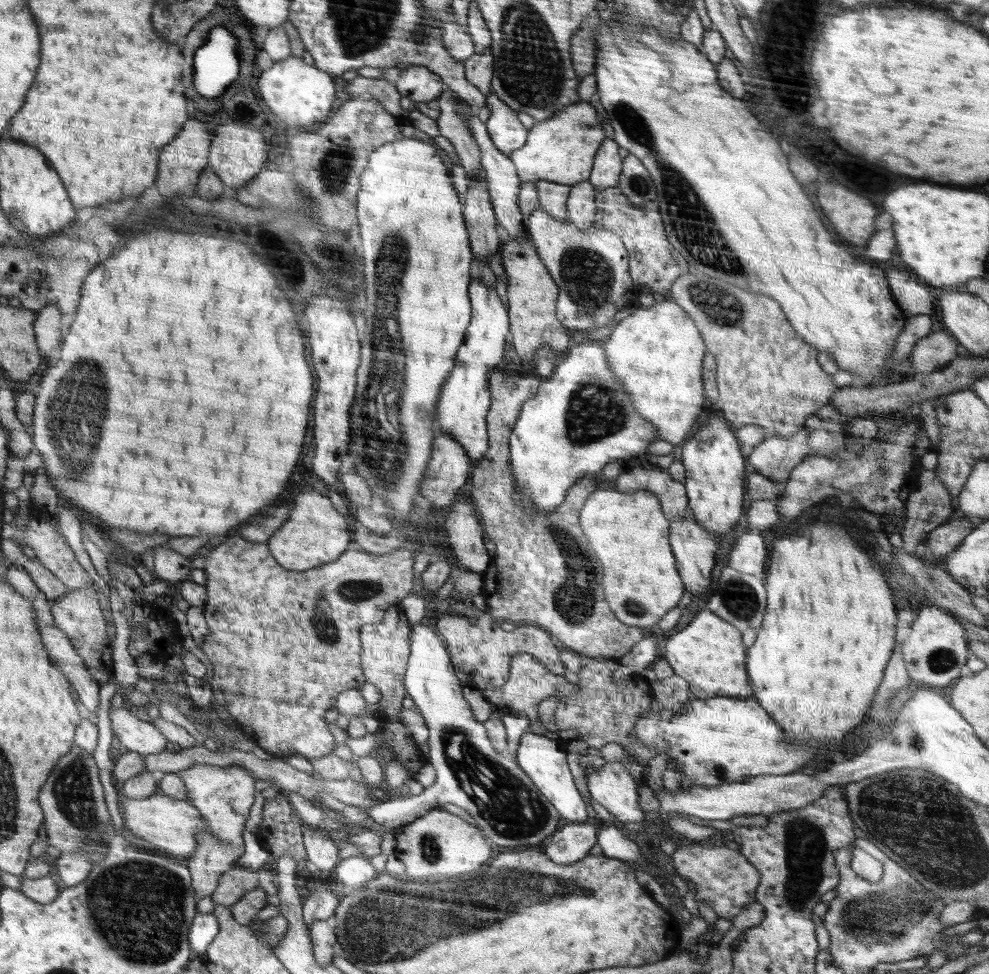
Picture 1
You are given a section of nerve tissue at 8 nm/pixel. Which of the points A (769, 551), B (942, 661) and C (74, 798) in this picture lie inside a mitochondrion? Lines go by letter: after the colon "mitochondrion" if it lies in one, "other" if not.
A: other
B: mitochondrion
C: mitochondrion

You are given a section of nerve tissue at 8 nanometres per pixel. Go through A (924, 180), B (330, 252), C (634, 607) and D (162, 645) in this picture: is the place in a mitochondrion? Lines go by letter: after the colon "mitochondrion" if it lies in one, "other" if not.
A: other
B: mitochondrion
C: mitochondrion
D: other

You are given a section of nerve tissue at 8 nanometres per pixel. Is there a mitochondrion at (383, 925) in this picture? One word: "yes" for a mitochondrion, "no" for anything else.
yes

